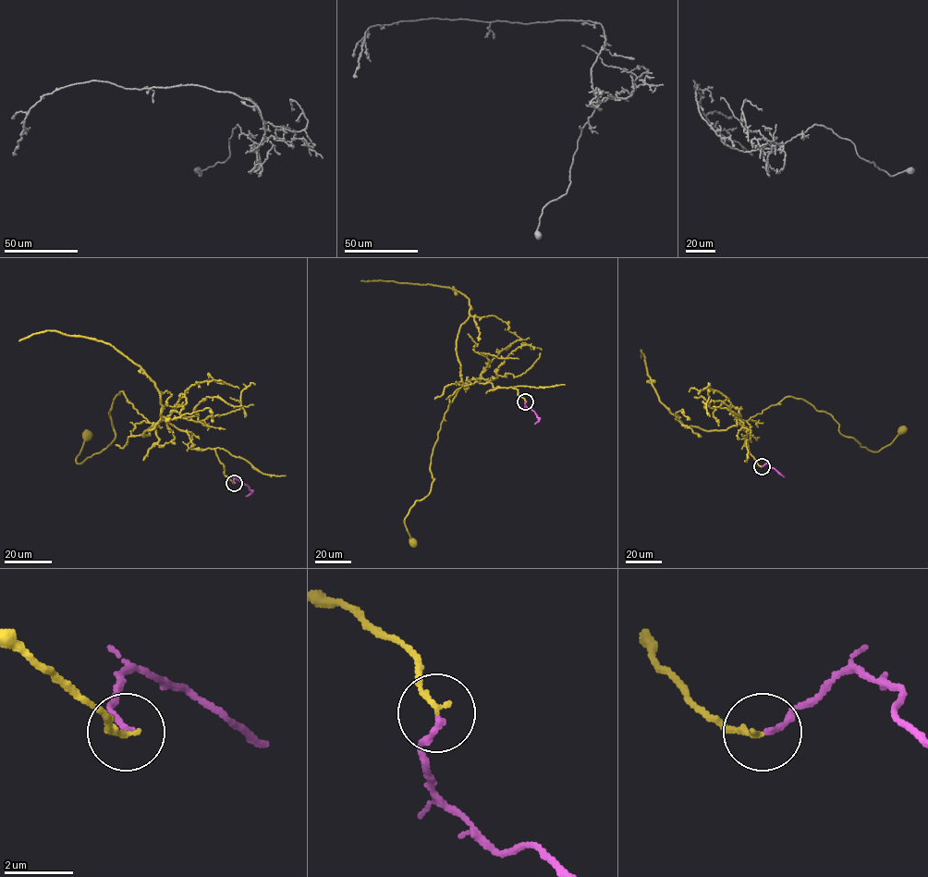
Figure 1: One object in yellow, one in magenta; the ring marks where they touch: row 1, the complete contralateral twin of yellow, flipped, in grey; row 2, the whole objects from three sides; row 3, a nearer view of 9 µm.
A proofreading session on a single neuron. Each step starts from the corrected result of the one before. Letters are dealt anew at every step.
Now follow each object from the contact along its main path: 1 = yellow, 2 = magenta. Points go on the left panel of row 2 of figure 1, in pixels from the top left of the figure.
1: (234, 483), (215, 451), (150, 423), (123, 391), (116, 438), (78, 463), (87, 435)
2: (234, 483), (237, 478), (246, 485), (251, 492), (246, 496)

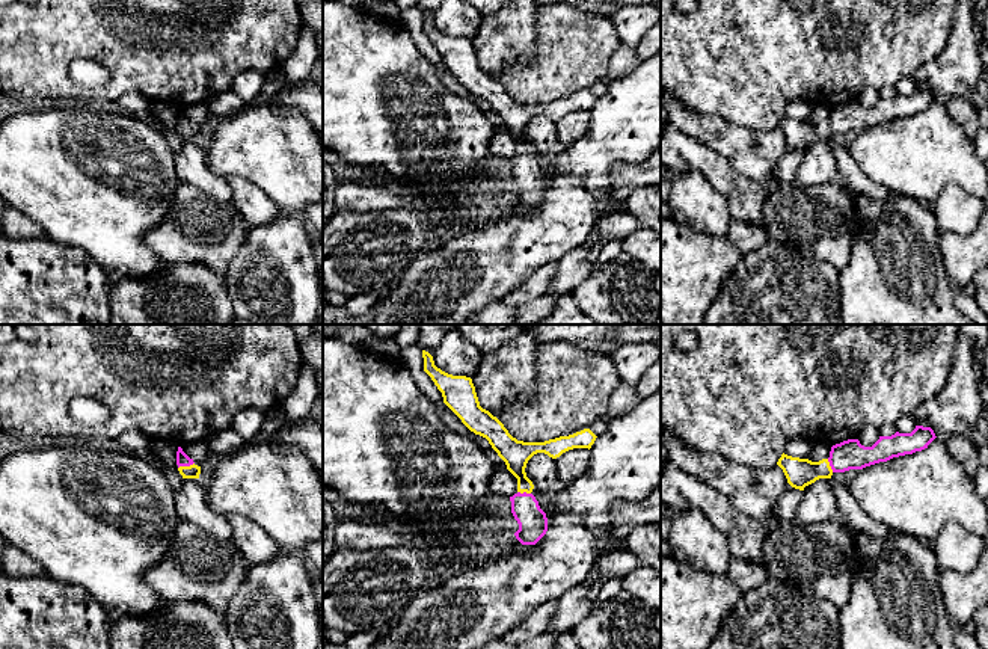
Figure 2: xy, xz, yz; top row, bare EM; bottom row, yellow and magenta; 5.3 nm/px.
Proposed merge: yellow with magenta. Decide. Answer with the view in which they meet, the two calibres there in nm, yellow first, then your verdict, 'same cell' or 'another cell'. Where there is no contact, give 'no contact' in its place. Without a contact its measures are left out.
contact in xy; calibres 70 and 70 nm; same cell

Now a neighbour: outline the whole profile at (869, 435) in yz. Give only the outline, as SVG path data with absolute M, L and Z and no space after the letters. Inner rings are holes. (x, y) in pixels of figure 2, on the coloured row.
M867 426L864 427L860 435L858 435L858 441L861 445L864 447L872 447L878 439L879 439L879 430L873 426Z

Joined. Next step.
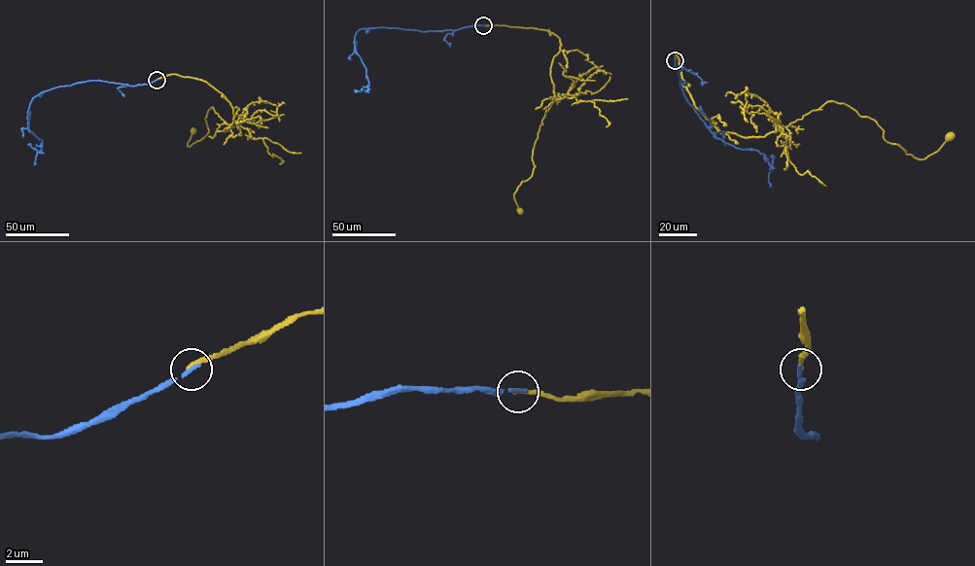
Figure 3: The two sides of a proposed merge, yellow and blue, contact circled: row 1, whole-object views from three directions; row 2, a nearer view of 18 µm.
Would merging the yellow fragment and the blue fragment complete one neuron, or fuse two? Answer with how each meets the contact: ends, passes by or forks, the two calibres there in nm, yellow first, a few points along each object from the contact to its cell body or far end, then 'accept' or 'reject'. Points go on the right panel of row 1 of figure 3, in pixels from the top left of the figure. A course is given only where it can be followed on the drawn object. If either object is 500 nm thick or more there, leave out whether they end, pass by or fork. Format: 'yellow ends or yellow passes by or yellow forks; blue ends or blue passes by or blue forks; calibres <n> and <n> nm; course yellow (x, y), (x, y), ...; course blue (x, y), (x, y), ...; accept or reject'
yellow ends; blue ends; calibres 240 and 240 nm; course yellow (675, 60), (721, 132), (764, 136), (831, 101), (918, 159), (950, 136); course blue (675, 60), (679, 70), (684, 61), (679, 86), (705, 125), (726, 143), (762, 154), (773, 167), (771, 187); accept

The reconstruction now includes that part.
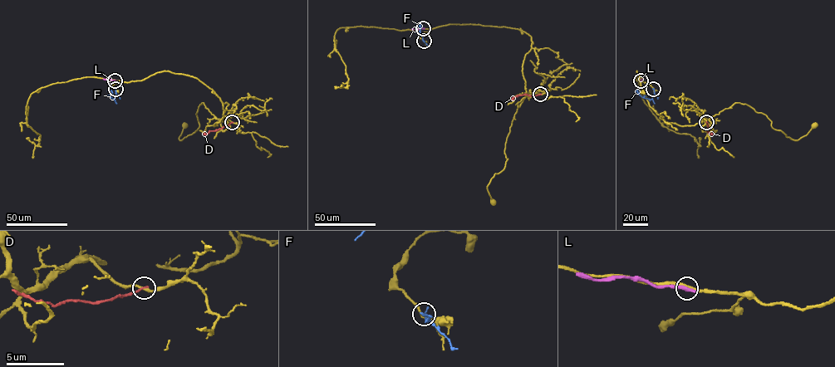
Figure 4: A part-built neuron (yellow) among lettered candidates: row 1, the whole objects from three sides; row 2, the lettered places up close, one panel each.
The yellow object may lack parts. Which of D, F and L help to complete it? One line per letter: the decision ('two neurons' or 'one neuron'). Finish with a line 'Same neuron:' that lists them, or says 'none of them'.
D: two neurons
F: two neurons
L: two neurons
Same neuron: none of them

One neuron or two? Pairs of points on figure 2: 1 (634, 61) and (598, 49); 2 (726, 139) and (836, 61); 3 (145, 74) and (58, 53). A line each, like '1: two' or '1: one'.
1: two
2: two
3: one

